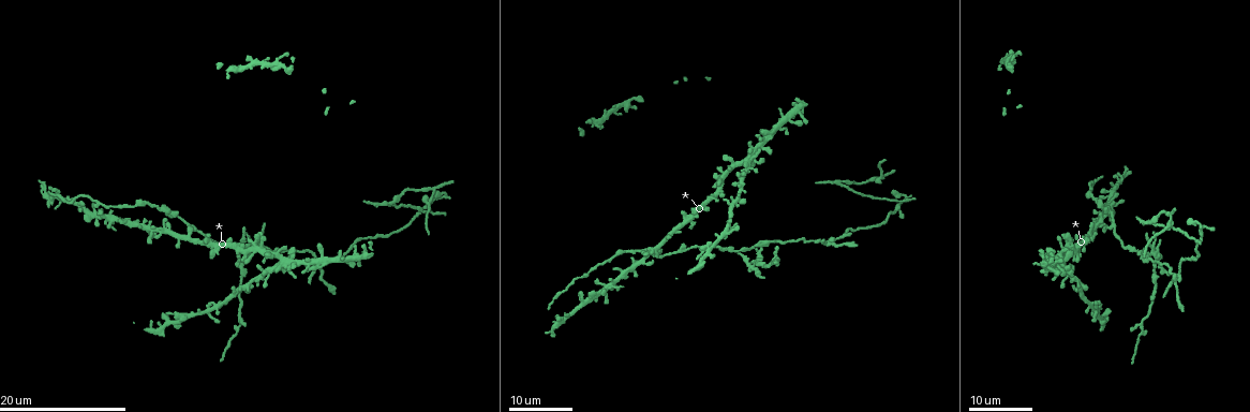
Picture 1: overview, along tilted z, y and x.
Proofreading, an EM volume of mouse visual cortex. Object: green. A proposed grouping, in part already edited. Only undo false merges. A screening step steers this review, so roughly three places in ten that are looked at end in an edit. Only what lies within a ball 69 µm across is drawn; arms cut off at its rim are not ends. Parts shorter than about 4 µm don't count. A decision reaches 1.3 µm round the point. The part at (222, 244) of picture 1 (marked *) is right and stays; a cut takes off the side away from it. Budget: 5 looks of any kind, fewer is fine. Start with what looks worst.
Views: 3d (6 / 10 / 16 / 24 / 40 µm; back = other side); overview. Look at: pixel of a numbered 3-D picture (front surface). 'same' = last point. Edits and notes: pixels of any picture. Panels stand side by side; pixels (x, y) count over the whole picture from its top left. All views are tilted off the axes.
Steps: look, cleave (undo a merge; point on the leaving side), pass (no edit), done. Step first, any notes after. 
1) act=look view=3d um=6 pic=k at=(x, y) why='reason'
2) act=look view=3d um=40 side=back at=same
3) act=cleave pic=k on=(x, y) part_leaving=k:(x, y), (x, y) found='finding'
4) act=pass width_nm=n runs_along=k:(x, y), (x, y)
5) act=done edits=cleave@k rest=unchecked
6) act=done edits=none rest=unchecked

act=look view=3d um=16 pic=1 at=(828, 241) why='looks like a crossing'

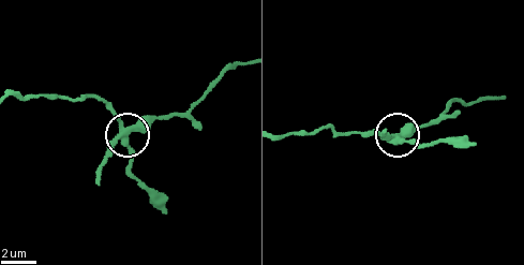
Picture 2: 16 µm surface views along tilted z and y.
act=look view=3d um=6 pic=2 at=(399, 137) why='zoom in'

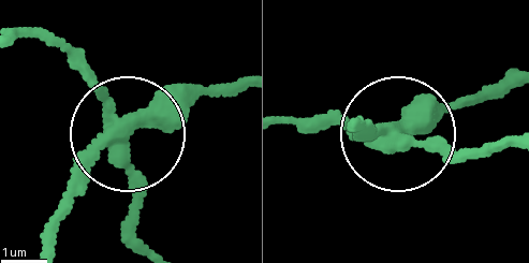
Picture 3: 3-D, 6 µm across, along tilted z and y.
act=look view=3d um=6 side=back pic=3 at=(397, 133)

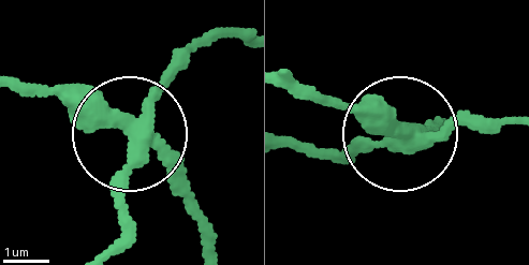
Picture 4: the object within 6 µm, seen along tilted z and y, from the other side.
act=cleave pic=4 on=(68, 104) side_arm_um=6 part_leaving=4:(128, 129), (15, 85) found='a second neuron is stuck on'

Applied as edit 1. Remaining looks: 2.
act=look view=overview

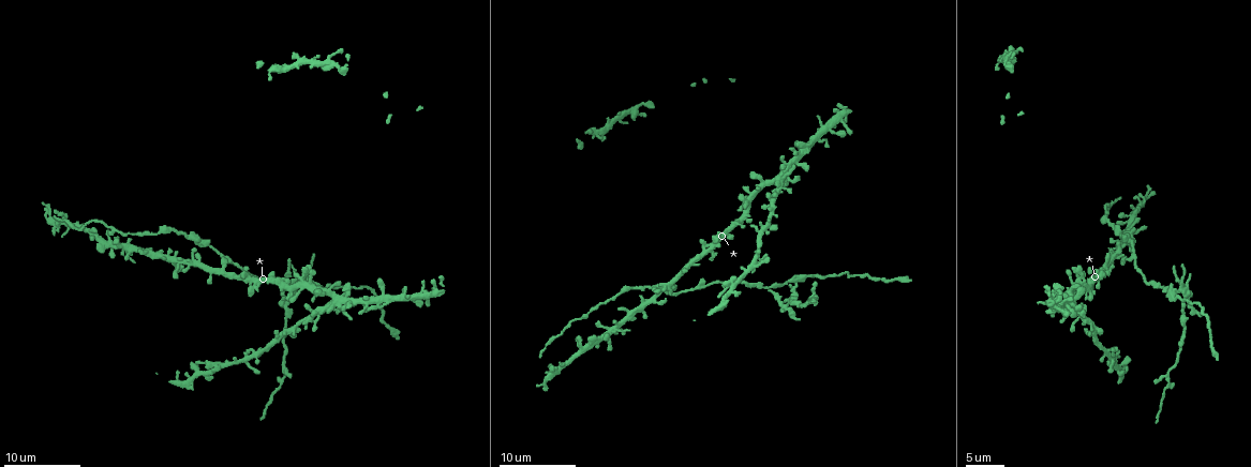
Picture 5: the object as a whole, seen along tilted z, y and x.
act=look view=3d um=16 pic=5 at=(1108, 220)

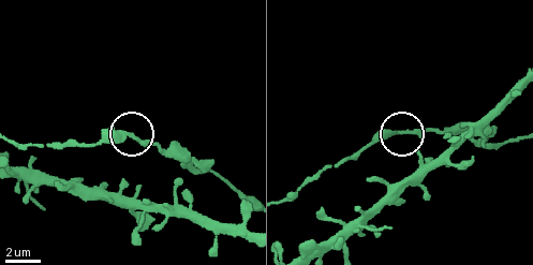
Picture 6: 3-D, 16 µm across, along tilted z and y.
act=pass found='all the same neuron'

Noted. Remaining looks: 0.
act=done edits=cleave@4 rest=unchecked

